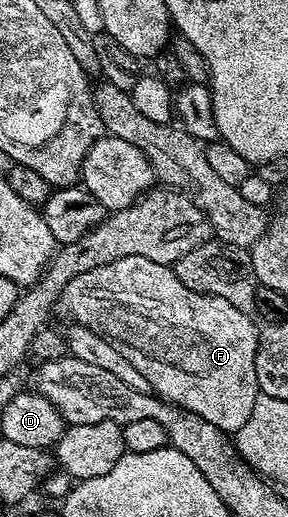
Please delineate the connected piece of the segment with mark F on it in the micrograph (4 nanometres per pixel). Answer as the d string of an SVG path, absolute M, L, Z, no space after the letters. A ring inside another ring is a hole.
M126 255L126 259L114 259L114 263L99 265L94 271L70 279L62 294L63 301L75 324L86 325L116 344L165 401L202 415L206 423L214 423L214 427L229 435L235 435L242 423L250 419L258 396L254 355L260 335L257 322L226 303L226 299L190 291L180 282L172 265L154 263L154 259L142 259L142 255Z

